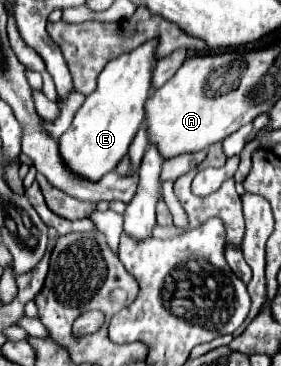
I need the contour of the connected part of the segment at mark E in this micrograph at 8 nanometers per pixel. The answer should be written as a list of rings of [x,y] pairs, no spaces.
[[[157,40],[111,60],[97,80],[97,90],[89,94],[65,134],[59,138],[59,156],[63,164],[79,178],[97,182],[115,170],[127,154],[127,148],[145,118],[145,102],[151,94],[151,72],[155,66]]]

